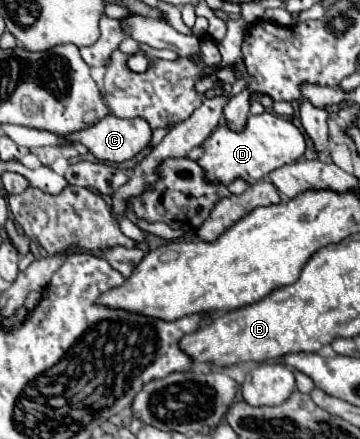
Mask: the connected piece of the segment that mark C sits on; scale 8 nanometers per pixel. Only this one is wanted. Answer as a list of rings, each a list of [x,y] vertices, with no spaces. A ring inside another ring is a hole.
[[[106,115],[104,119],[100,119],[92,127],[84,127],[80,131],[68,133],[64,139],[68,143],[82,143],[100,161],[122,163],[122,161],[132,159],[134,155],[138,155],[144,147],[148,147],[150,137],[152,137],[152,129],[144,119],[140,119],[140,117],[136,117],[136,119],[120,119],[120,117],[114,117],[114,115]]]

